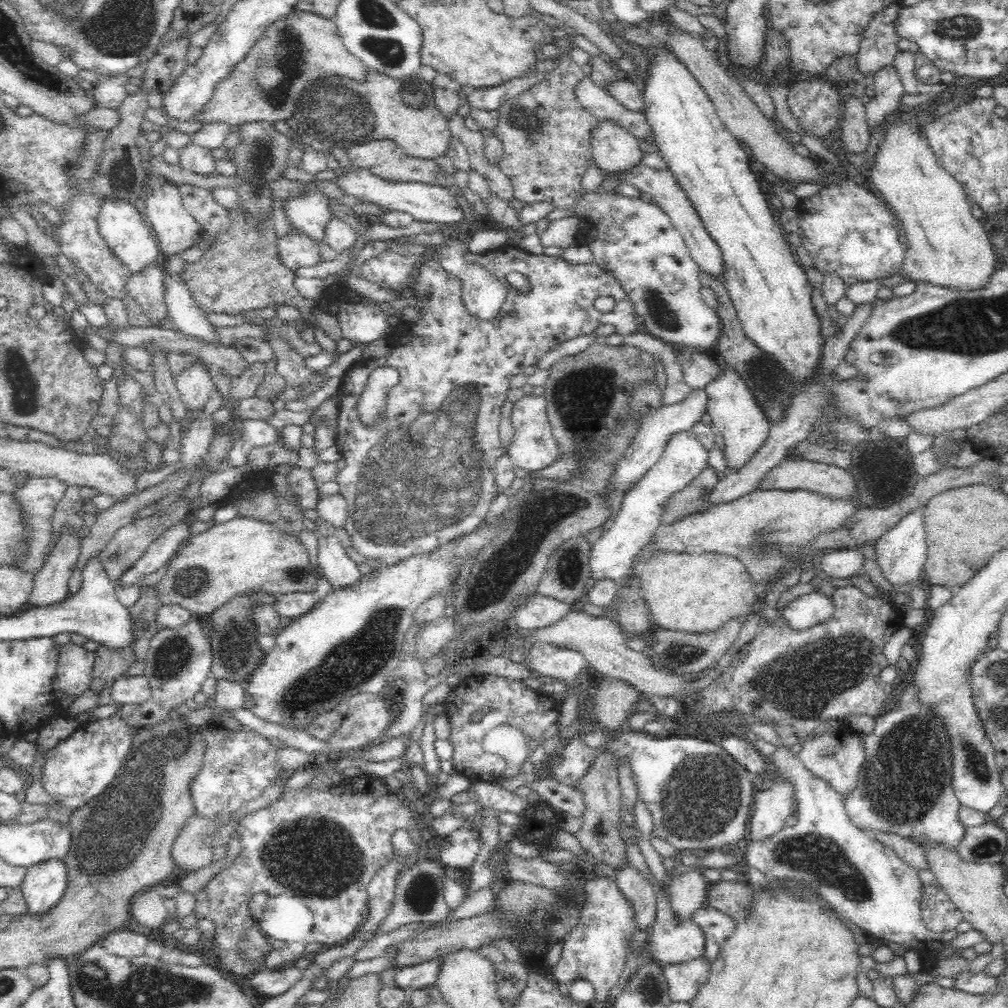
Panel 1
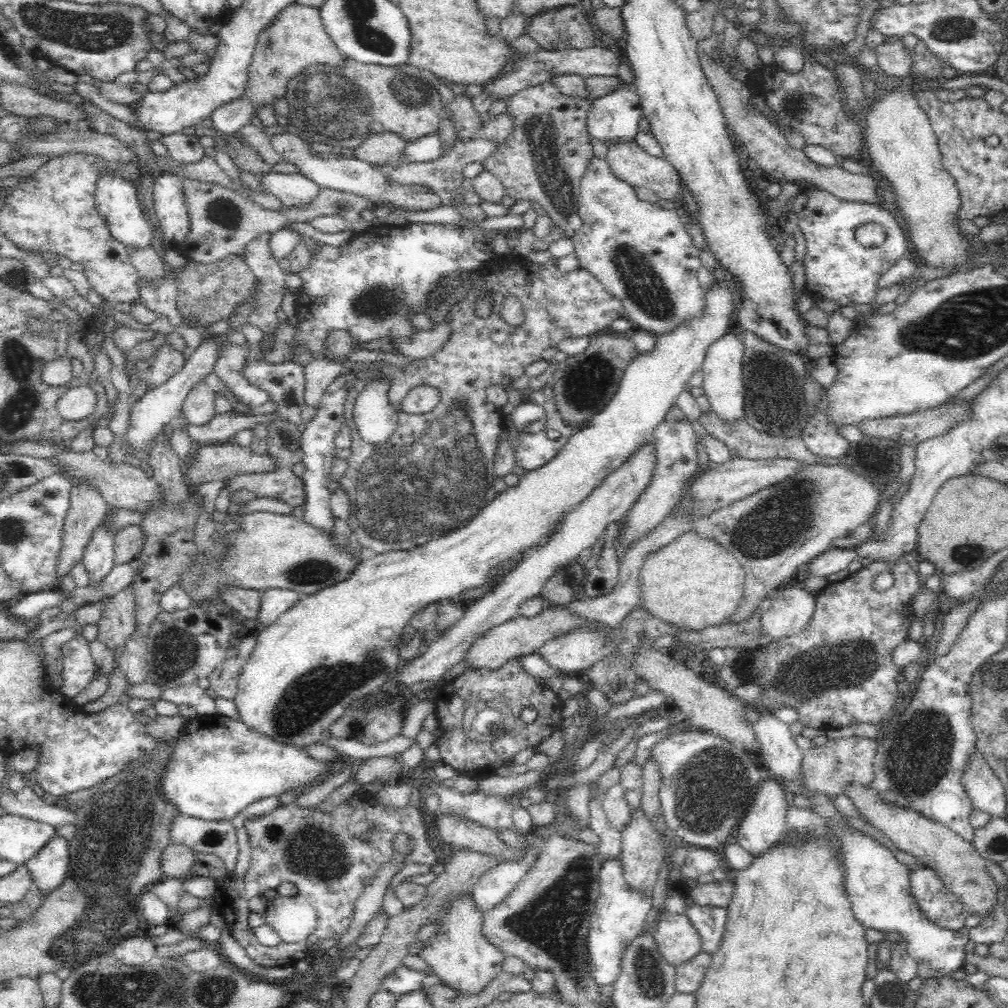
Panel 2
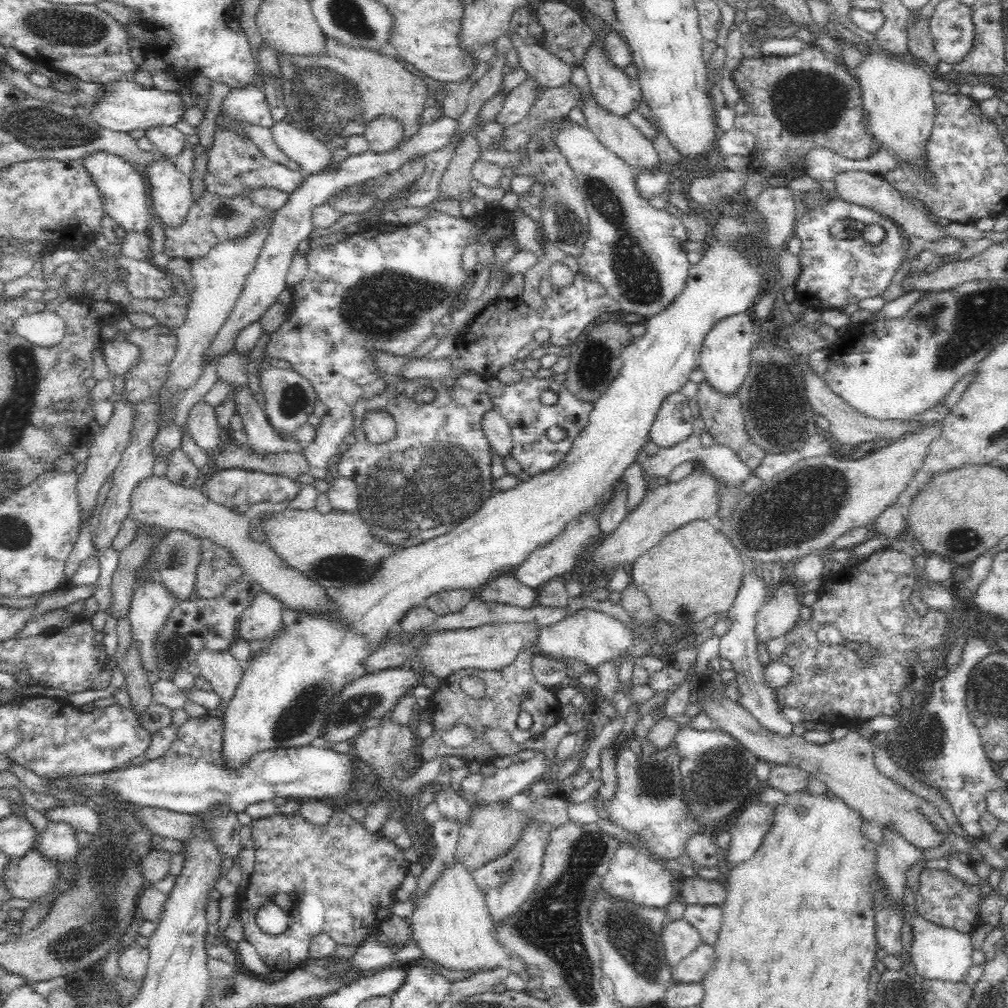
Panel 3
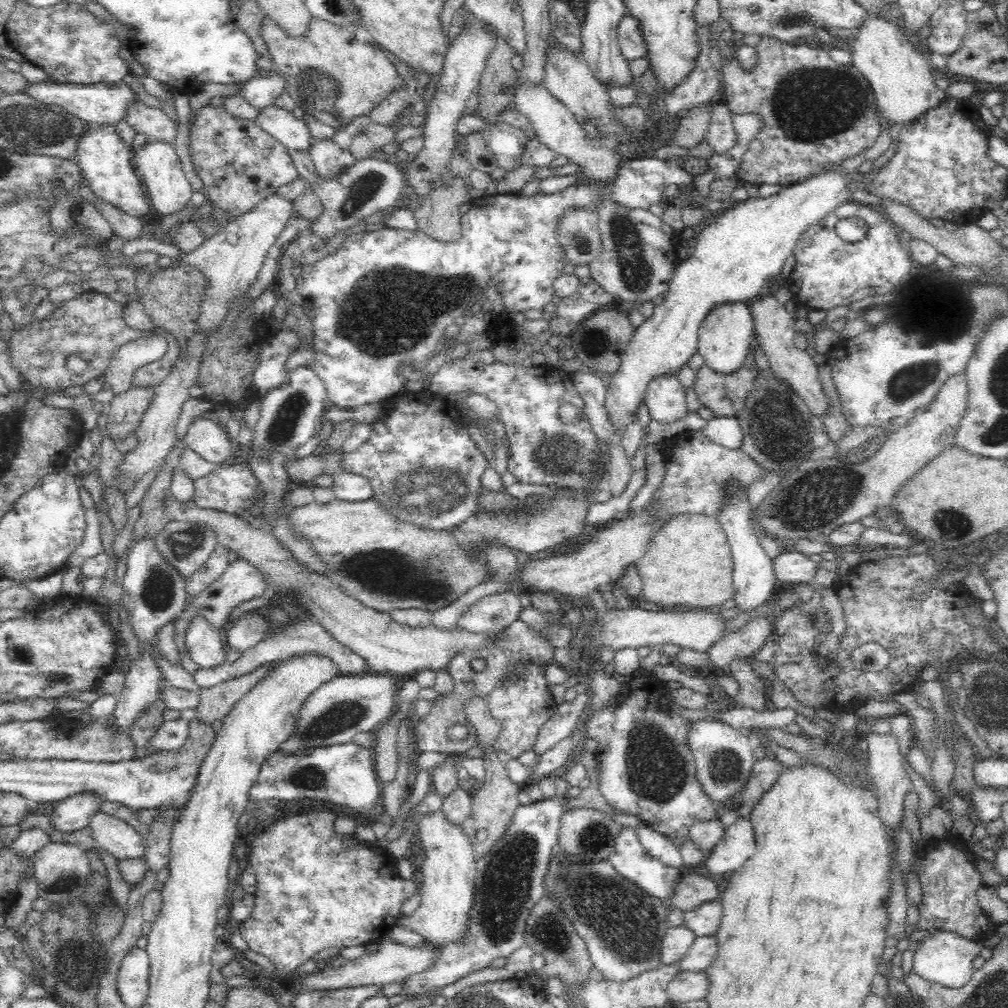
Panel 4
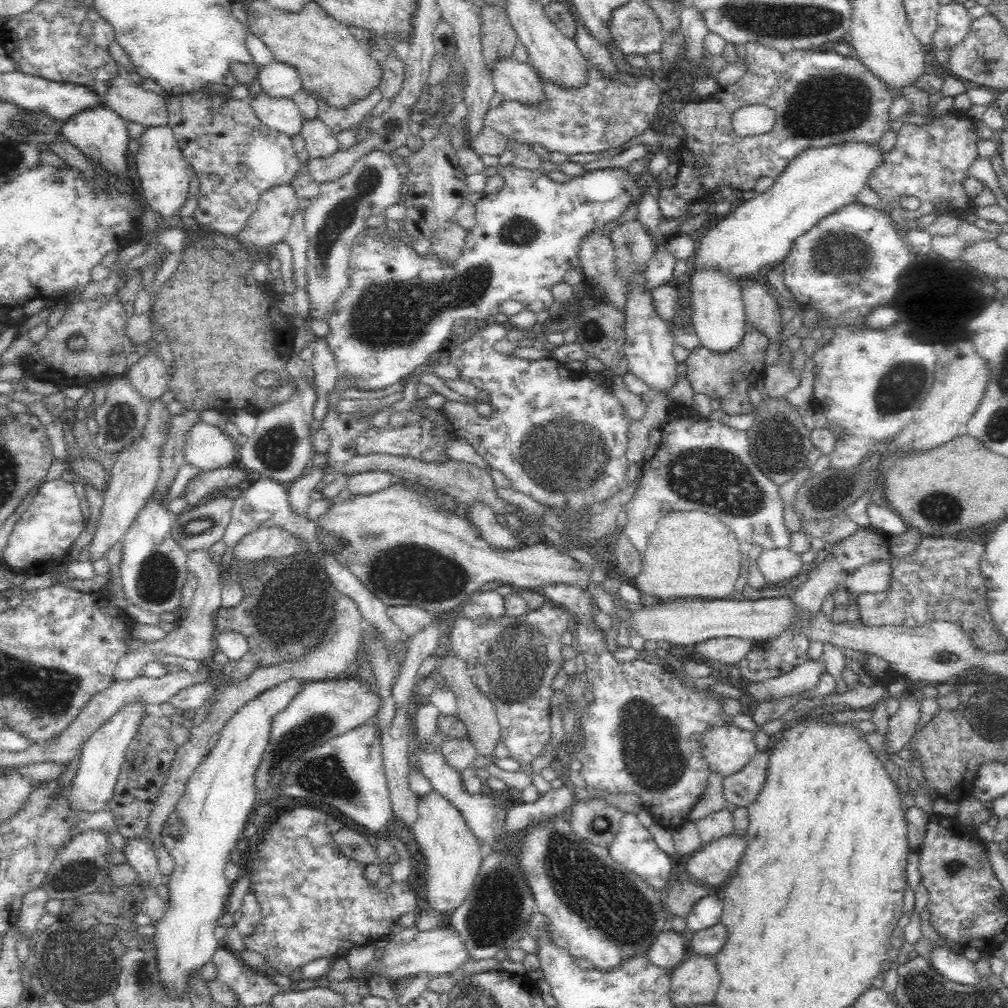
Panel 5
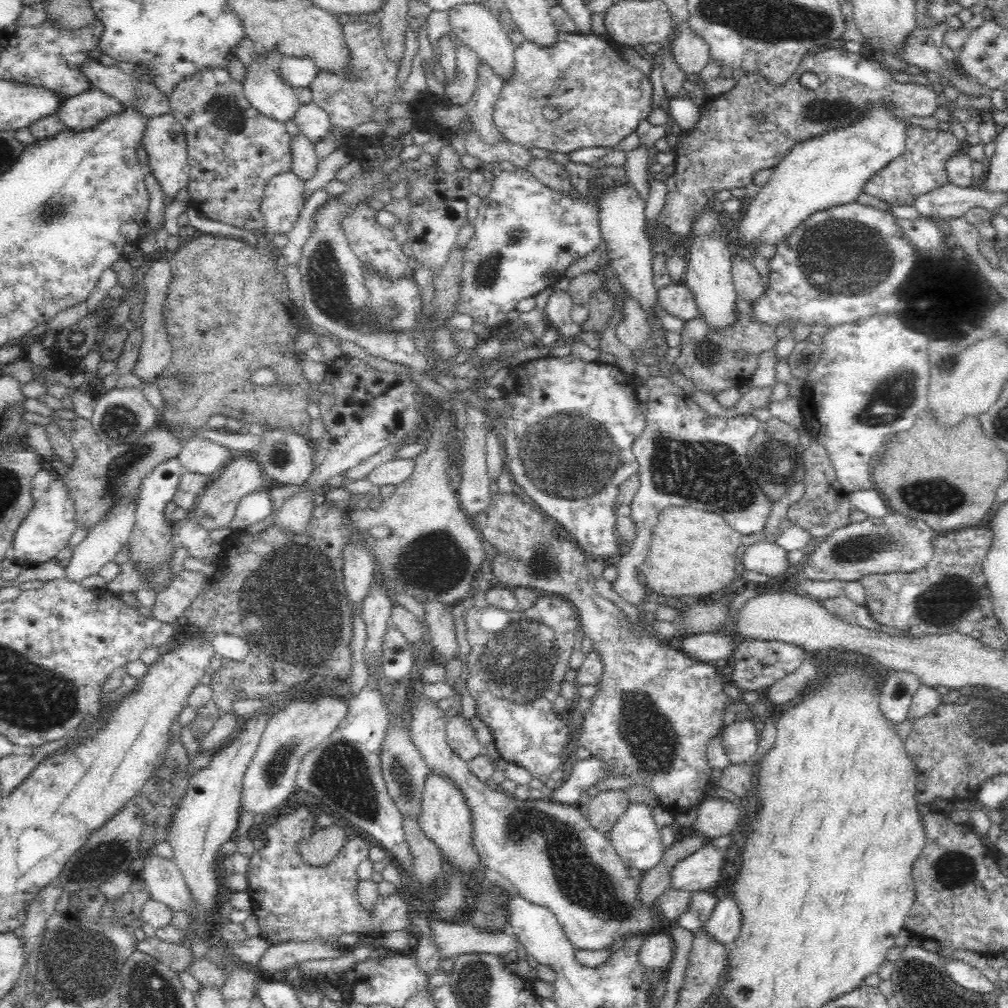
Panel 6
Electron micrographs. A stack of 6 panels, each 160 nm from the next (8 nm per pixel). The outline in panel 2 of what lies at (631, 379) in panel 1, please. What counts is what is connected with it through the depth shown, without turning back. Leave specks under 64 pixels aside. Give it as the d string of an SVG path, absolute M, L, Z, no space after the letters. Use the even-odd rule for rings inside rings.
M607 329L594 335L582 352L569 356L554 377L552 385L556 397L555 408L564 423L574 431L586 427L589 420L601 412L617 394L625 369L638 354L631 339Z

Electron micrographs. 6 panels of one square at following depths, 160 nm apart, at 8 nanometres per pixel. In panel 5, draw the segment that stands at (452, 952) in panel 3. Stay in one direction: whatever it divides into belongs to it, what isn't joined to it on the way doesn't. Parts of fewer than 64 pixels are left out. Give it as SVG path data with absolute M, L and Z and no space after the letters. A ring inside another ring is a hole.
M434 789L428 794L418 796L417 800L418 820L414 823L412 831L416 836L417 843L420 846L421 853L426 856L426 902L423 903L426 908L442 910L442 913L448 917L444 926L448 926L449 917L458 909L466 896L470 893L475 879L480 872L485 849L475 839L473 832L470 830L468 823L464 820L462 813L448 799L444 798Z

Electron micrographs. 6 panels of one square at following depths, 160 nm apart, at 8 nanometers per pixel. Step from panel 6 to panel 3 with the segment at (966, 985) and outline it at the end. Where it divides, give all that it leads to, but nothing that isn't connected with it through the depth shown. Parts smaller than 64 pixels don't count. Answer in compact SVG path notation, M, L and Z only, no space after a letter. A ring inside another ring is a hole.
M900 906L899 910L903 912L906 925L912 926L914 931L911 953L915 974L928 980L966 982L964 976L973 965L972 954L976 951L972 947L971 934L960 933L954 928L943 928L925 920L917 913L910 916L905 906Z

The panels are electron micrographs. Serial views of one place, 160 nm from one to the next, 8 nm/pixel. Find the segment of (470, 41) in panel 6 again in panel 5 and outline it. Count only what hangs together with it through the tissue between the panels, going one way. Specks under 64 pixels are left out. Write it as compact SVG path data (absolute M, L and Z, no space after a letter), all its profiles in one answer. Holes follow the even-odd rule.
M502 56L494 62L491 77L496 93L504 97L533 106L542 102L544 86L528 62Z

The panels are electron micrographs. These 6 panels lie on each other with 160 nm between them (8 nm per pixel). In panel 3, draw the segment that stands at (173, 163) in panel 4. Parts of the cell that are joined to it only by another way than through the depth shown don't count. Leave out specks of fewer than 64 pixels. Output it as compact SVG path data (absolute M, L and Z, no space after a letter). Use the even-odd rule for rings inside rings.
M164 154L142 170L152 186L153 216L165 226L180 227L193 203L191 181Z

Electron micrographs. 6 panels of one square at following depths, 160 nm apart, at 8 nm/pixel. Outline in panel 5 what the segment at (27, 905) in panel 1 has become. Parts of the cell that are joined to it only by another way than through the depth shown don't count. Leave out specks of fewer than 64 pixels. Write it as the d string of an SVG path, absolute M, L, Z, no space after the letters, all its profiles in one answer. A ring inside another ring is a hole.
M132 703L114 713L85 742L81 752L79 767L69 793L70 806L79 814L90 814L102 810L102 807L112 798L114 786L120 774L120 766L124 762L124 752L137 733L141 718L146 714L146 703Z

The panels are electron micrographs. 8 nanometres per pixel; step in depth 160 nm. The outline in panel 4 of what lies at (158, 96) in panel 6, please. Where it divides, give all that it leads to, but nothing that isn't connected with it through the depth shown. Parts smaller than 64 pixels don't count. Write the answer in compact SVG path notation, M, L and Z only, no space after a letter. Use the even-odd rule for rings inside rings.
M138 99L128 108L125 120L136 133L145 134L148 140L161 140L174 145L177 128L162 109L148 106Z

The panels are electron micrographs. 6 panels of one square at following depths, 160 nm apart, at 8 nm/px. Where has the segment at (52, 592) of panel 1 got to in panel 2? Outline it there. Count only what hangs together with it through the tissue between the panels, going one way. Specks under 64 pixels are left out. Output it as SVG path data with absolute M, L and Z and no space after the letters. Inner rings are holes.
M86 482L73 484L70 502L70 510L66 514L66 522L63 525L62 550L58 555L58 564L55 566L55 574L58 577L64 576L77 562L83 560L84 551L90 542L94 530L110 512L109 504L103 499L103 496L94 487L87 486Z

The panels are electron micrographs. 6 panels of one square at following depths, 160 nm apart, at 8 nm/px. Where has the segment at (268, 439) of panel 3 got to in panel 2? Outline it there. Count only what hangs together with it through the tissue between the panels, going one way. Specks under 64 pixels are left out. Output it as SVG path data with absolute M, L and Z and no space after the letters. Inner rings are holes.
M247 340L246 344L226 344L224 348L220 347L214 372L237 402L247 408L255 408L264 405L270 398L268 393L258 389L244 377L249 348Z

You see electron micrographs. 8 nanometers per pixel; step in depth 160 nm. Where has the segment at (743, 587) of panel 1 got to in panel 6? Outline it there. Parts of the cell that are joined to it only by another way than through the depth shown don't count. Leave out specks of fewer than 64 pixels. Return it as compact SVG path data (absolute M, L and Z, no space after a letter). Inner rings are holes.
M670 506L660 512L654 526L650 550L642 560L639 571L646 577L645 586L650 591L664 596L698 596L706 599L711 595L729 589L739 580L735 573L736 557L742 549L742 534L734 530L726 520L714 512L707 512L688 506Z

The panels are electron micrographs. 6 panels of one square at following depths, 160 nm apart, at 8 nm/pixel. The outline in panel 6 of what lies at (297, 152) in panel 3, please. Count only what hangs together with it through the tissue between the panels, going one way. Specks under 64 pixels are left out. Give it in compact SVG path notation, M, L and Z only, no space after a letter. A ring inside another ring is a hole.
M259 51L254 52L252 60L246 67L244 79L242 81L243 91L246 98L254 108L266 116L270 116L278 122L286 122L296 114L296 110L300 106L298 95L295 87L290 86L281 77L281 60L284 59L284 54L278 51Z

